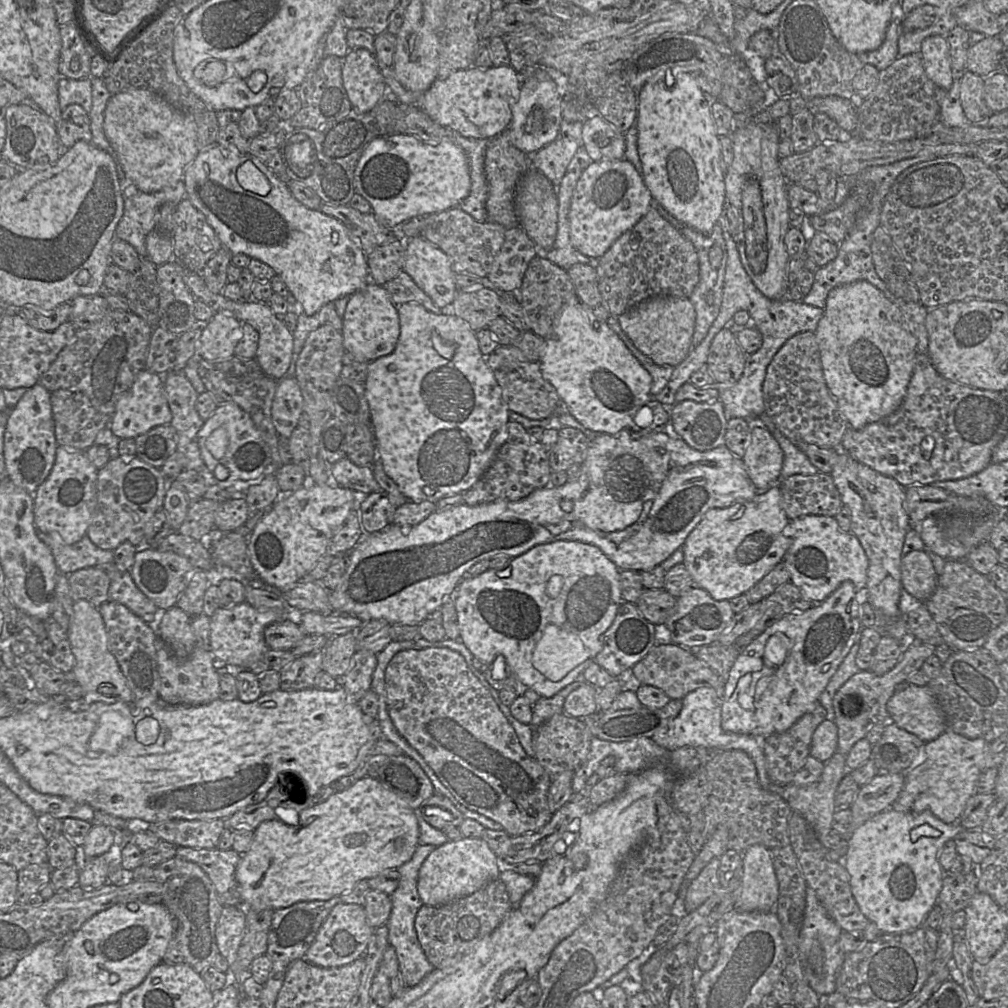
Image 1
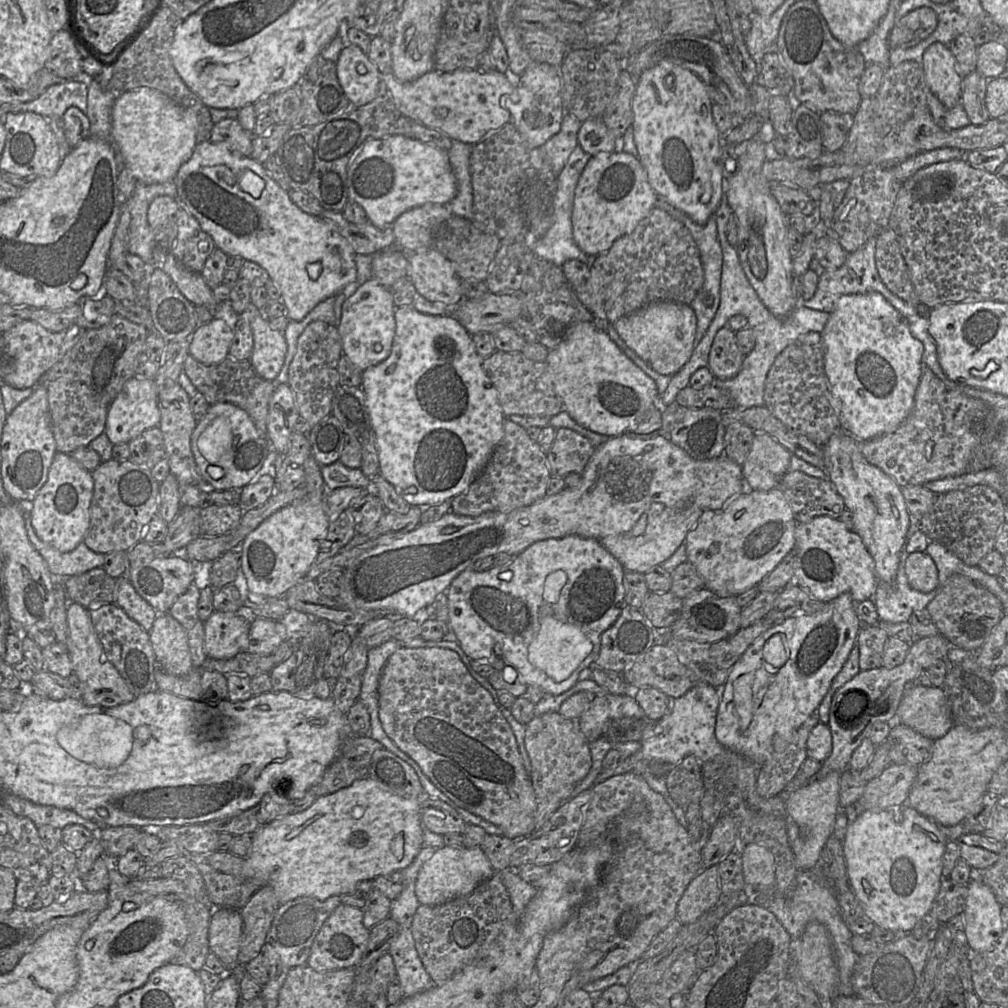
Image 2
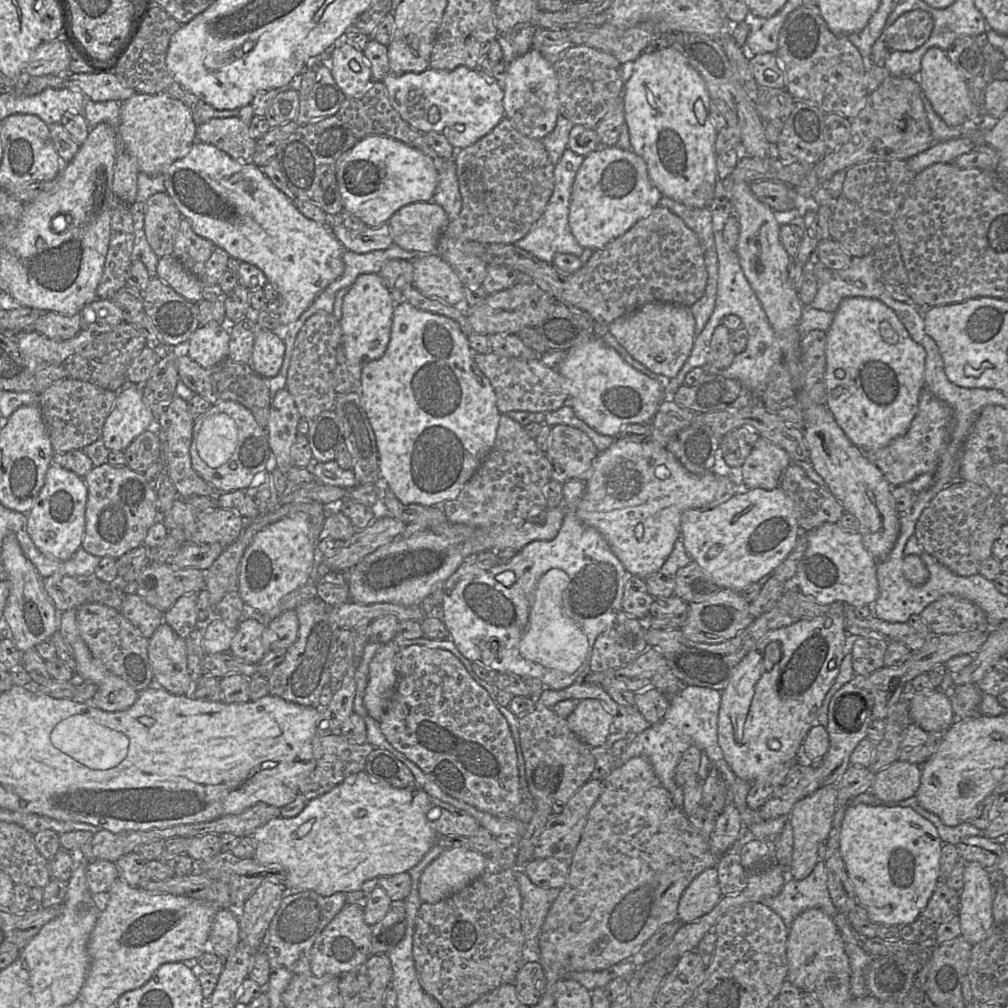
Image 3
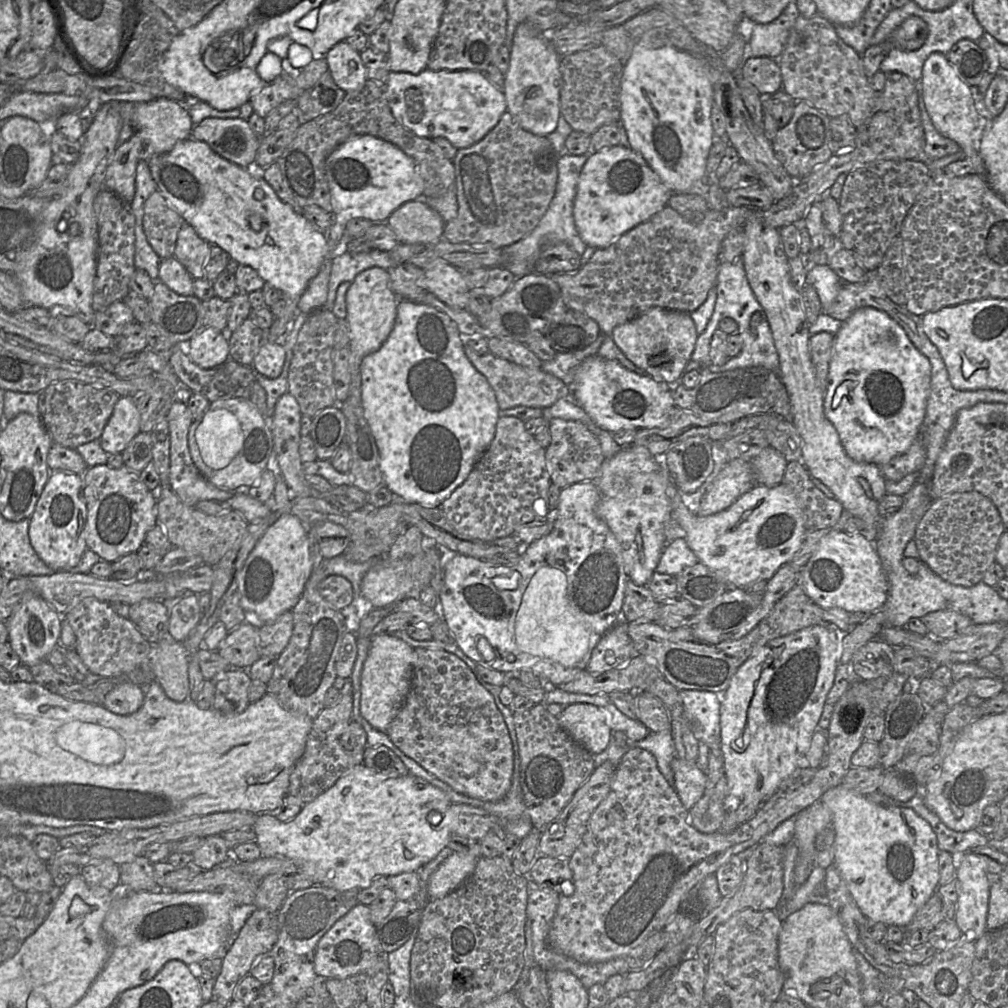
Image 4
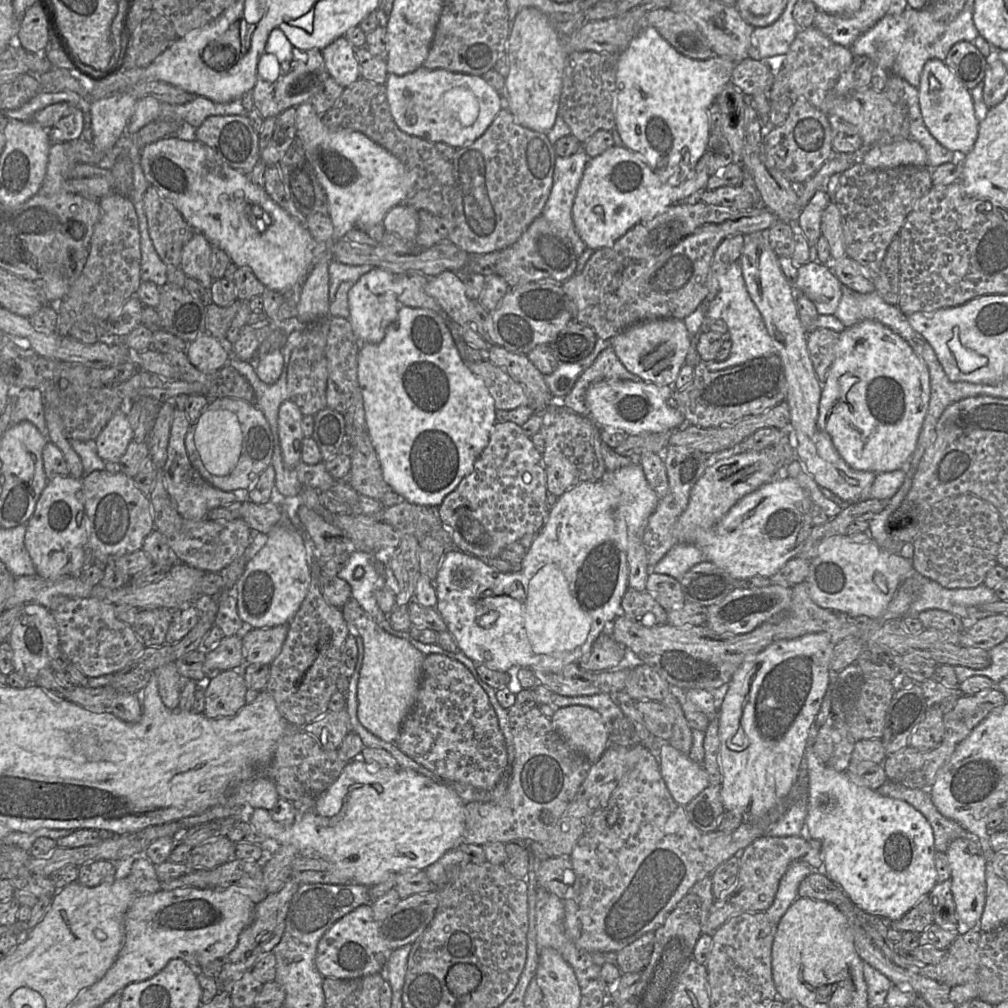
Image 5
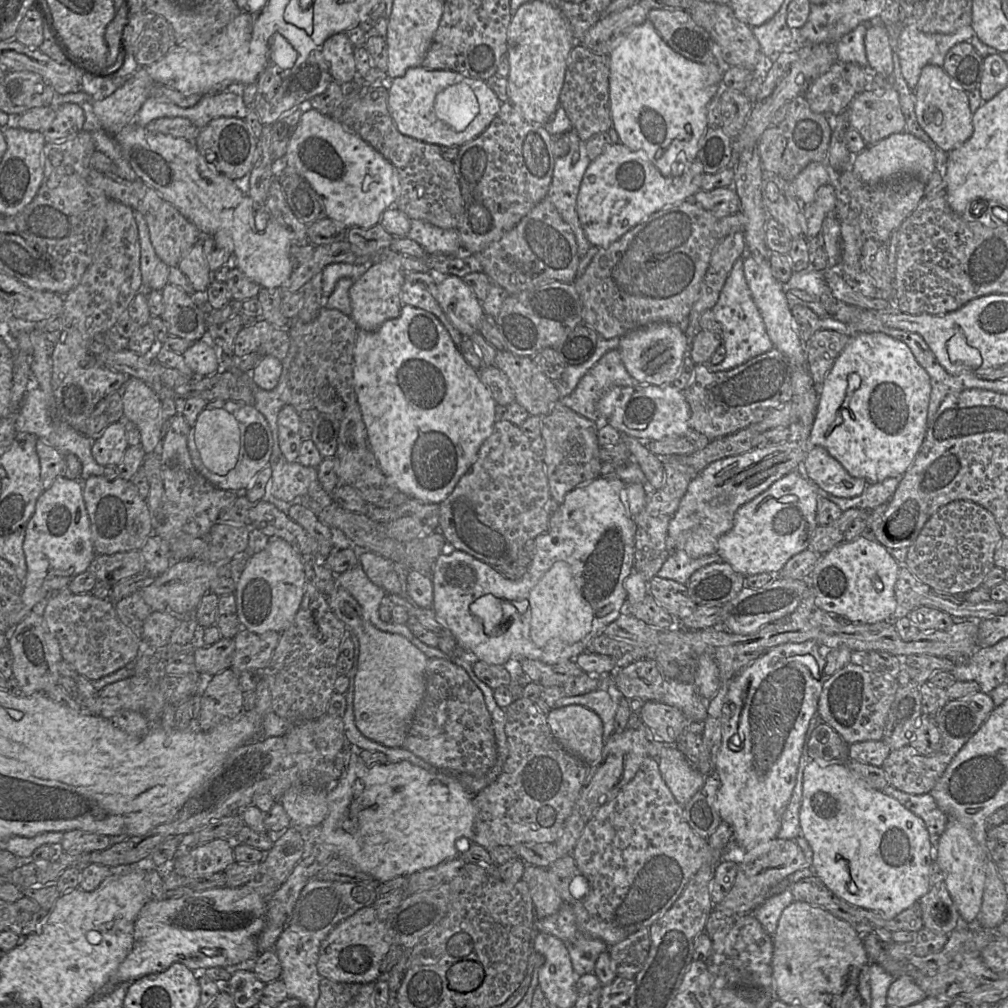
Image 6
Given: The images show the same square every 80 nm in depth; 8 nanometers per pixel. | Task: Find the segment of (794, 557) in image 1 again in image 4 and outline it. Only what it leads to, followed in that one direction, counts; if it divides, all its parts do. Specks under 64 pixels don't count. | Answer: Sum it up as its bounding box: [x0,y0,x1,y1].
[799,529,888,613]

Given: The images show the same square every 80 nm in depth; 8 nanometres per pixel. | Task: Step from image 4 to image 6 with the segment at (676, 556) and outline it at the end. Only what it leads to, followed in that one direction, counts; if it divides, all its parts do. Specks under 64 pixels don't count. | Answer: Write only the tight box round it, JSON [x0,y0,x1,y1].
[657,550,724,585]

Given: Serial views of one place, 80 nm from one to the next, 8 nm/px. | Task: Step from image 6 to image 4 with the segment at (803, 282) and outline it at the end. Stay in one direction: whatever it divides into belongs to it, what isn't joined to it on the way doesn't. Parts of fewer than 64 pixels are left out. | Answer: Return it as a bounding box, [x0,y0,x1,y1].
[806,264,844,309]

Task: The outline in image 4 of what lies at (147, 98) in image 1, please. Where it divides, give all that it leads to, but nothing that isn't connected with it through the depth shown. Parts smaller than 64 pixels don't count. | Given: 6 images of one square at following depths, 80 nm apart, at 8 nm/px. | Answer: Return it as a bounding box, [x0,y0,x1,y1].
[132,97,194,161]

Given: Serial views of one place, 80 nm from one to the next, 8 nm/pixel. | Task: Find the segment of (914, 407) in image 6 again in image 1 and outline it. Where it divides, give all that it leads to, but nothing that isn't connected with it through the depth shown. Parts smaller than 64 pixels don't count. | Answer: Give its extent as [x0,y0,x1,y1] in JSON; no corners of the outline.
[815,280,917,430]

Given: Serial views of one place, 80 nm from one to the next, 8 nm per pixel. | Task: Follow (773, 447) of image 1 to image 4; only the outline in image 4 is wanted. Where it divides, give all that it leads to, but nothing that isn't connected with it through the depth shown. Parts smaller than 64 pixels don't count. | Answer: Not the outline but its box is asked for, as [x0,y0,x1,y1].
[751,447,788,487]

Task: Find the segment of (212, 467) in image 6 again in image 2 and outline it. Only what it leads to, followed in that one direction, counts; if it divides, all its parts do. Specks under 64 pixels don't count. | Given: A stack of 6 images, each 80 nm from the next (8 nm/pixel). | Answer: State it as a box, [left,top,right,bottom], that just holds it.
[197,419,232,465]

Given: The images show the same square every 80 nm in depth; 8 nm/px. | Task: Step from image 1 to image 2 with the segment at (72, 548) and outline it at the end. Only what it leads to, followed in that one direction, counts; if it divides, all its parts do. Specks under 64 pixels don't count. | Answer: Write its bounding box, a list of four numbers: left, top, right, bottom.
[23,512,105,587]

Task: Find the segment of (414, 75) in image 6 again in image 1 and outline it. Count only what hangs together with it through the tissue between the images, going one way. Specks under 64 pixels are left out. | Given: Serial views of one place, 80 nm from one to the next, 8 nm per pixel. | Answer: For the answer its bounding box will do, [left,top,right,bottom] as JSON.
[380,65,520,139]

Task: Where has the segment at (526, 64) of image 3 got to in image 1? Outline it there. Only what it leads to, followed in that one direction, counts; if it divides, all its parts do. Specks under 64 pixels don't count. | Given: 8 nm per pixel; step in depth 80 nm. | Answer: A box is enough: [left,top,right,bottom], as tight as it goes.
[504,79,563,154]

